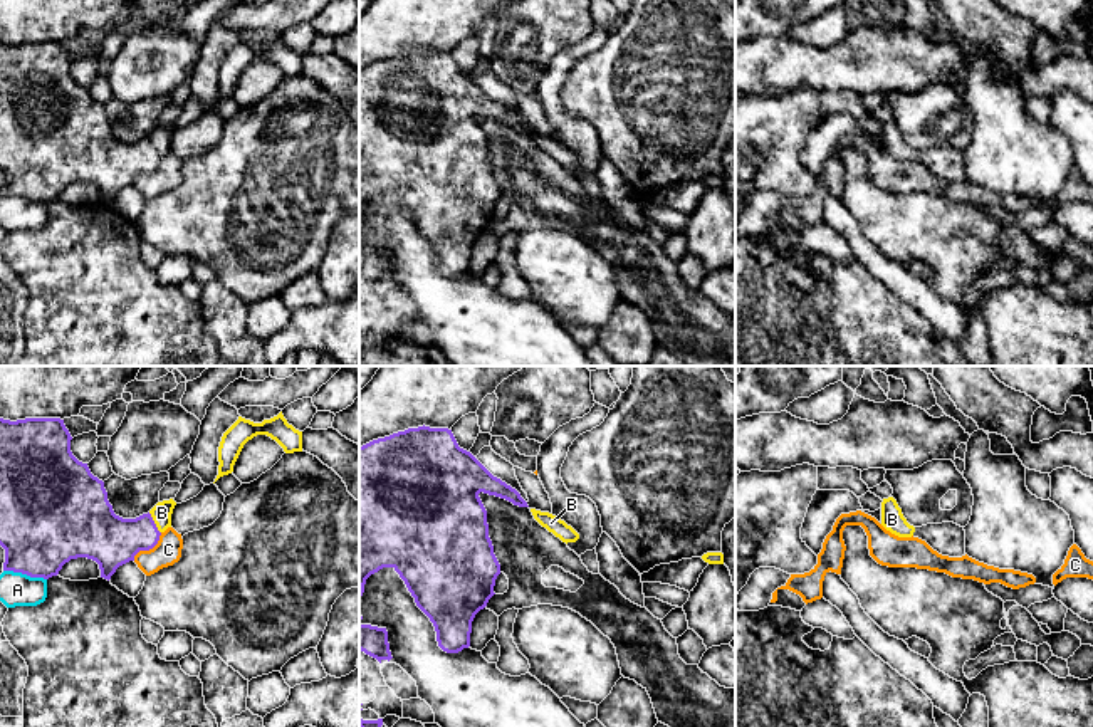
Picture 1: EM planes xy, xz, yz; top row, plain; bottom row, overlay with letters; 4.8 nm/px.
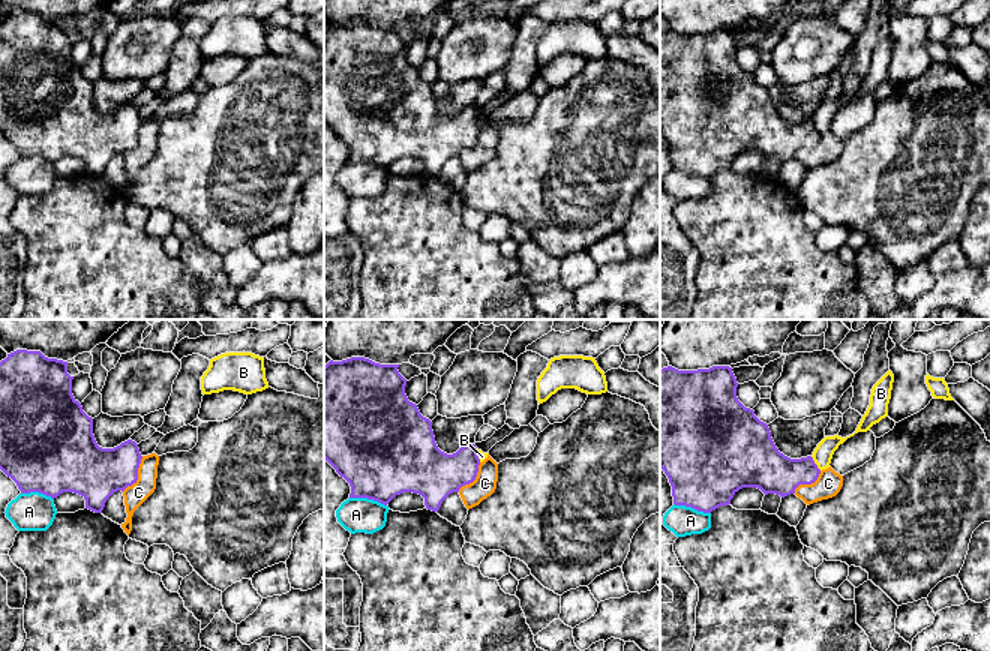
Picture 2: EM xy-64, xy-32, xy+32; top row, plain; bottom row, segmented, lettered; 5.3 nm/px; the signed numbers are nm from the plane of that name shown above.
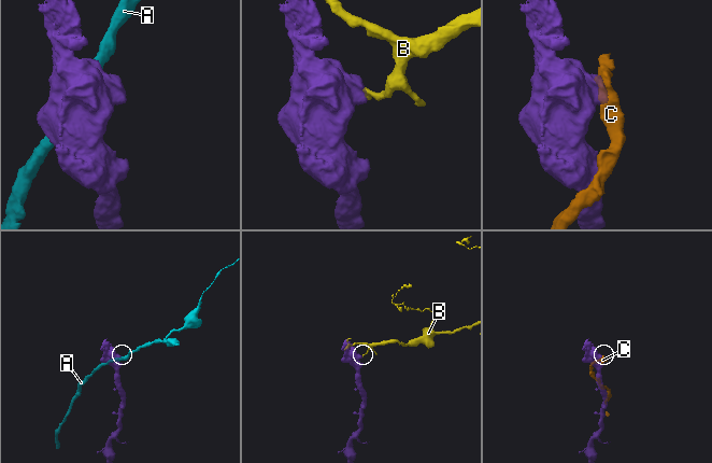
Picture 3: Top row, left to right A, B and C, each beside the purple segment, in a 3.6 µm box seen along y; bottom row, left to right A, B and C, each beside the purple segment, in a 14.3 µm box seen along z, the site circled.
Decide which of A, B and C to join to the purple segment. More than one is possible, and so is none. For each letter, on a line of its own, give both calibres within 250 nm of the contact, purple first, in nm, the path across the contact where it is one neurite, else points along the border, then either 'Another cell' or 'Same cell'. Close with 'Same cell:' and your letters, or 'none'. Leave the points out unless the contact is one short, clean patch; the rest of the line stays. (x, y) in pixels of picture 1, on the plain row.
A: Thickness 420 nm (purple) against 160 nm. Another cell
B: Thickness 240 nm (purple) against 100 nm. Boundary: xy (148, 136), (160, 156). Another cell
C: Thickness 240 nm (purple) against 130 nm. Another cell
Same cell: none

